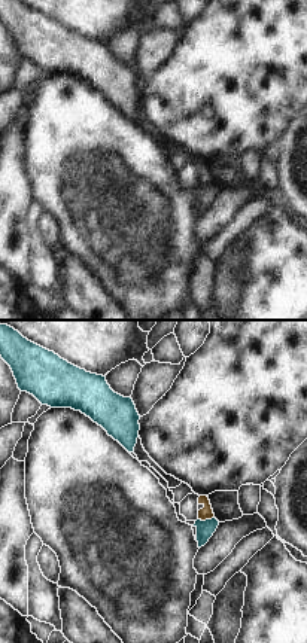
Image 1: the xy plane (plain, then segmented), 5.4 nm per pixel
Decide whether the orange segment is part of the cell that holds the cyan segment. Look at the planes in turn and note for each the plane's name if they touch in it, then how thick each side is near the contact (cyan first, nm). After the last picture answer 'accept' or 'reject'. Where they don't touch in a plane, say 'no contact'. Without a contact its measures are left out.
xy | 100/70 nm

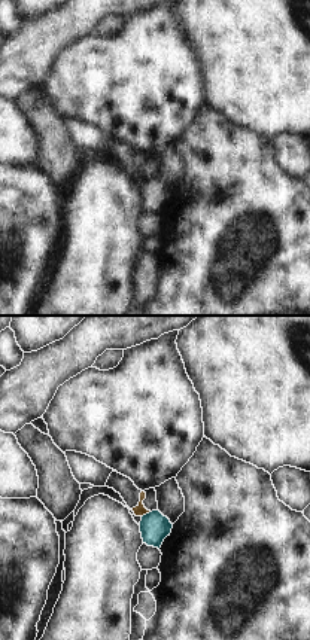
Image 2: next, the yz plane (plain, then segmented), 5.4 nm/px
yz | 160/60 nm

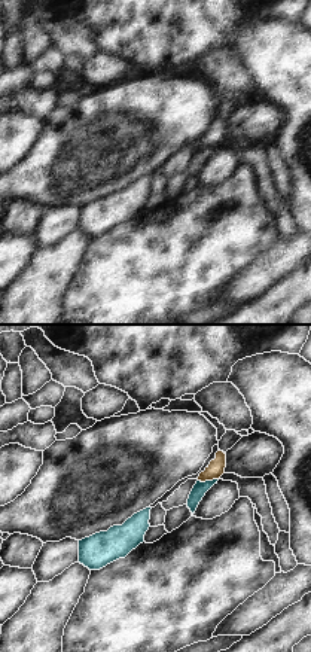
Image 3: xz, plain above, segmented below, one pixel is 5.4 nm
xz | 80/90 nm

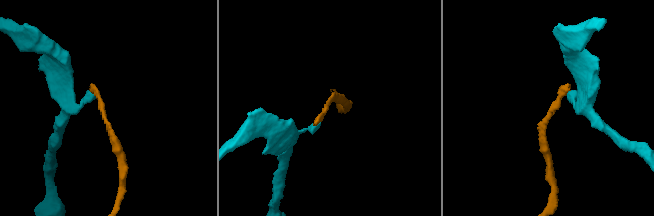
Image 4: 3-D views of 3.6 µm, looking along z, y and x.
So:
reject

